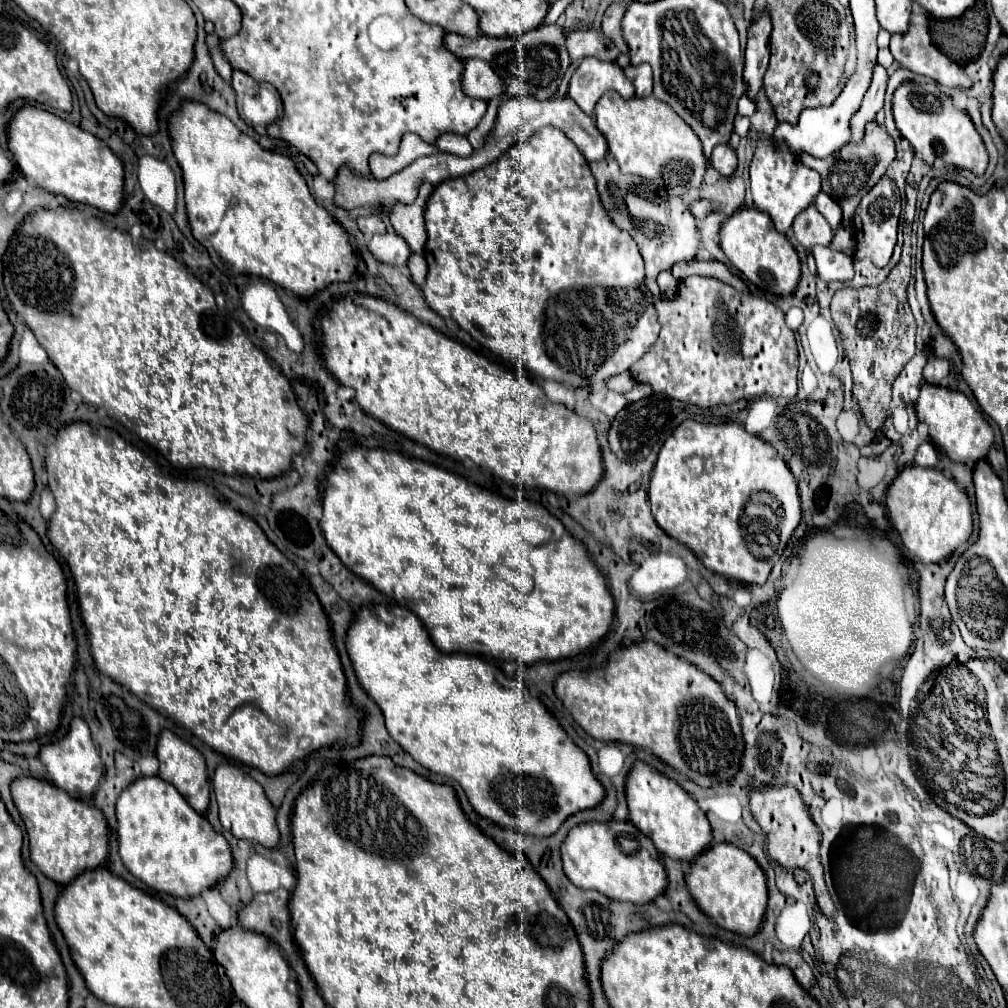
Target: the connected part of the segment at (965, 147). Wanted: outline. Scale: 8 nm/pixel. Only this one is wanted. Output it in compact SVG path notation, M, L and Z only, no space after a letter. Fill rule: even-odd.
M916 82L902 84L894 92L892 112L894 112L896 128L912 144L914 152L924 162L932 166L936 160L942 160L944 164L970 170L976 176L984 174L988 166L988 154L986 154L980 134L974 128L974 122L964 110L958 110L952 104L952 98L942 94L938 86L916 84Z

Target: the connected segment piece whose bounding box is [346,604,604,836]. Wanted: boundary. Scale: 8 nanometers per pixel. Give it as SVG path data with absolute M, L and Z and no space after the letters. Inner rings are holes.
M398 604L364 606L348 630L346 648L362 688L382 708L390 736L416 762L456 780L480 816L504 828L550 836L568 816L596 808L604 800L604 786L592 774L586 752L574 744L546 706L528 694L524 684L480 656L440 652L412 610Z

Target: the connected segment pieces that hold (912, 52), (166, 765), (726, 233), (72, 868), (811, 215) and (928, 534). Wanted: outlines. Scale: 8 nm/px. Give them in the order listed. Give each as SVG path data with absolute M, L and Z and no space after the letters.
M914 12L910 18L910 28L906 34L894 34L890 38L890 52L894 56L896 62L900 62L904 68L928 76L936 82L940 82L942 86L950 86L950 88L972 88L972 80L968 78L968 74L964 72L962 66L958 66L956 62L952 62L948 56L944 56L932 42L930 30L928 30L928 22L930 16L926 12Z
M162 730L160 740L158 740L158 748L156 748L156 756L160 760L158 776L164 778L166 782L172 782L172 786L176 786L176 790L180 790L180 794L184 794L188 804L196 812L202 814L210 802L210 784L208 784L204 756L196 748L192 748L188 742L180 740L176 734L172 734L170 730Z
M756 208L738 210L720 232L720 246L728 260L756 286L798 286L800 260L788 238L772 226L766 212Z
M32 776L12 782L12 798L30 838L30 856L40 872L66 886L84 870L98 868L108 856L108 824L104 814L56 788L48 780Z
M810 204L806 210L802 210L796 216L792 230L804 248L808 248L808 246L830 246L832 228L824 220L824 216L816 210L814 204Z
M916 464L906 466L888 488L886 508L902 544L926 564L948 558L958 546L968 542L974 530L968 494L936 468L922 468Z

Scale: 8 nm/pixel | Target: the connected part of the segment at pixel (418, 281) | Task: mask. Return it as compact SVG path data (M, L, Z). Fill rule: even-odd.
M412 252L410 258L408 258L408 268L410 268L410 274L412 274L412 280L416 286L422 286L424 284L424 278L426 278L426 260L424 260L424 254L418 254L418 252Z

